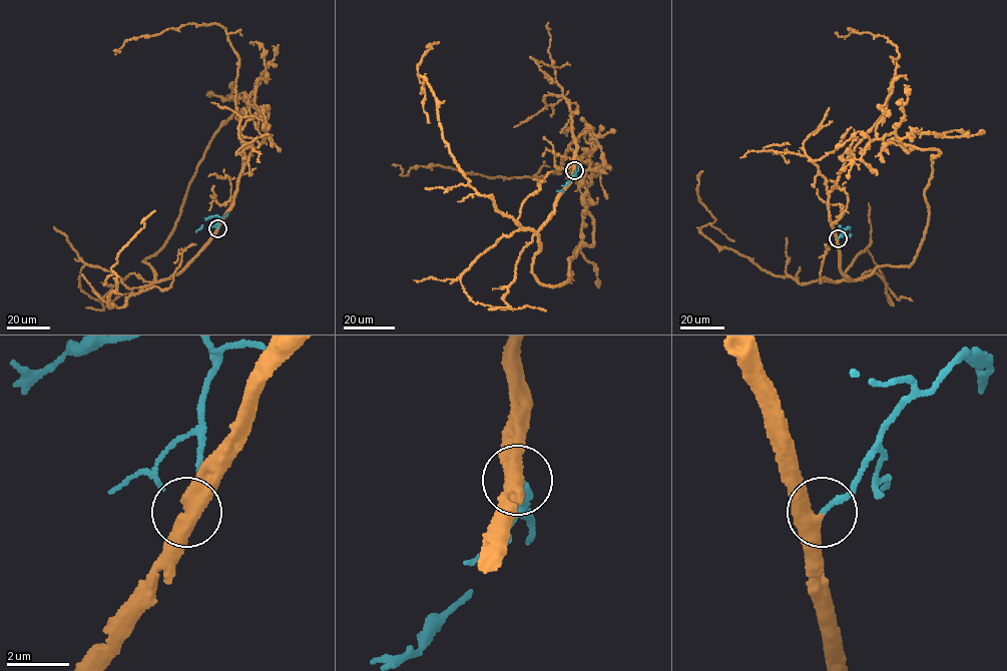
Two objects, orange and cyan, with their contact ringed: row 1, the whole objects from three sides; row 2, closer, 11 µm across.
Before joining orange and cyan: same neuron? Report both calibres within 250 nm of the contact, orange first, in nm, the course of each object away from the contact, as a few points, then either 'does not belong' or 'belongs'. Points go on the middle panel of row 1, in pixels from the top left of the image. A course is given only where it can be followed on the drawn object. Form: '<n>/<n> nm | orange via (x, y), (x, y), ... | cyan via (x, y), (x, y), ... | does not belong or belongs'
400/190 nm | orange via (574, 170), (538, 232), (541, 283), (568, 280), (568, 258), (592, 245), (586, 154), (572, 178) | cyan via (574, 170), (575, 174), (562, 190), (557, 190) | belongs

